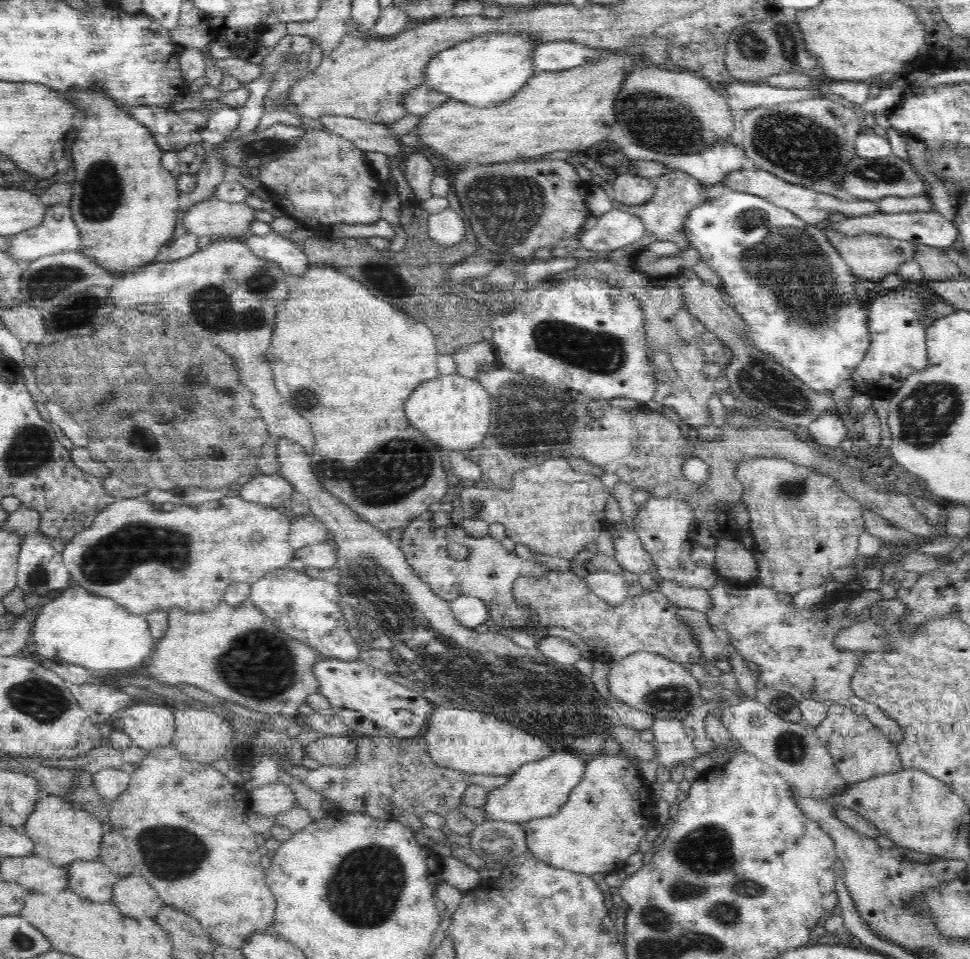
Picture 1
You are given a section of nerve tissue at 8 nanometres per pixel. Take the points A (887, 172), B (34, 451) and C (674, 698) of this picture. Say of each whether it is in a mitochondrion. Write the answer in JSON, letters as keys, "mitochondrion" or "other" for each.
{"A":"mitochondrion","B":"mitochondrion","C":"mitochondrion"}

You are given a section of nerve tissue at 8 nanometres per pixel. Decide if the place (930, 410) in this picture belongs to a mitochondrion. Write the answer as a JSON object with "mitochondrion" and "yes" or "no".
{"mitochondrion":"yes"}

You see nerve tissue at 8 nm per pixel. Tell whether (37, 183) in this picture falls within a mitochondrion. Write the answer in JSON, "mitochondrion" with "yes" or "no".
{"mitochondrion":"no"}

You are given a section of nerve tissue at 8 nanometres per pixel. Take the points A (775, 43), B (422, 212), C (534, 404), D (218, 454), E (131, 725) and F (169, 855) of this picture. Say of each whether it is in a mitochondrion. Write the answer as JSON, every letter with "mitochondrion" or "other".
{"A":"mitochondrion","B":"other","C":"mitochondrion","D":"other","E":"other","F":"mitochondrion"}

